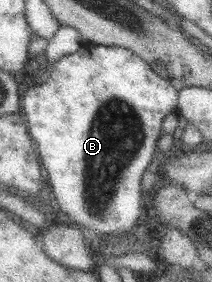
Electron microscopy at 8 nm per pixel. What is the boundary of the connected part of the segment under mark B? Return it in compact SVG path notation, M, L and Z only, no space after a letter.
M95 46L89 50L83 47L68 56L64 56L54 65L50 73L50 79L46 83L34 85L28 89L24 95L24 113L29 123L29 132L34 141L37 142L39 154L41 155L43 165L49 175L50 184L57 203L62 212L68 215L68 218L74 220L80 228L97 240L102 242L120 235L132 234L131 231L142 222L145 222L146 214L144 210L144 198L142 198L142 176L146 174L148 166L154 160L154 152L158 146L158 140L164 134L164 118L168 114L175 113L179 104L180 92L178 88L174 88L172 84L166 80L163 72L152 69L150 63L141 56L124 47L104 47Z

